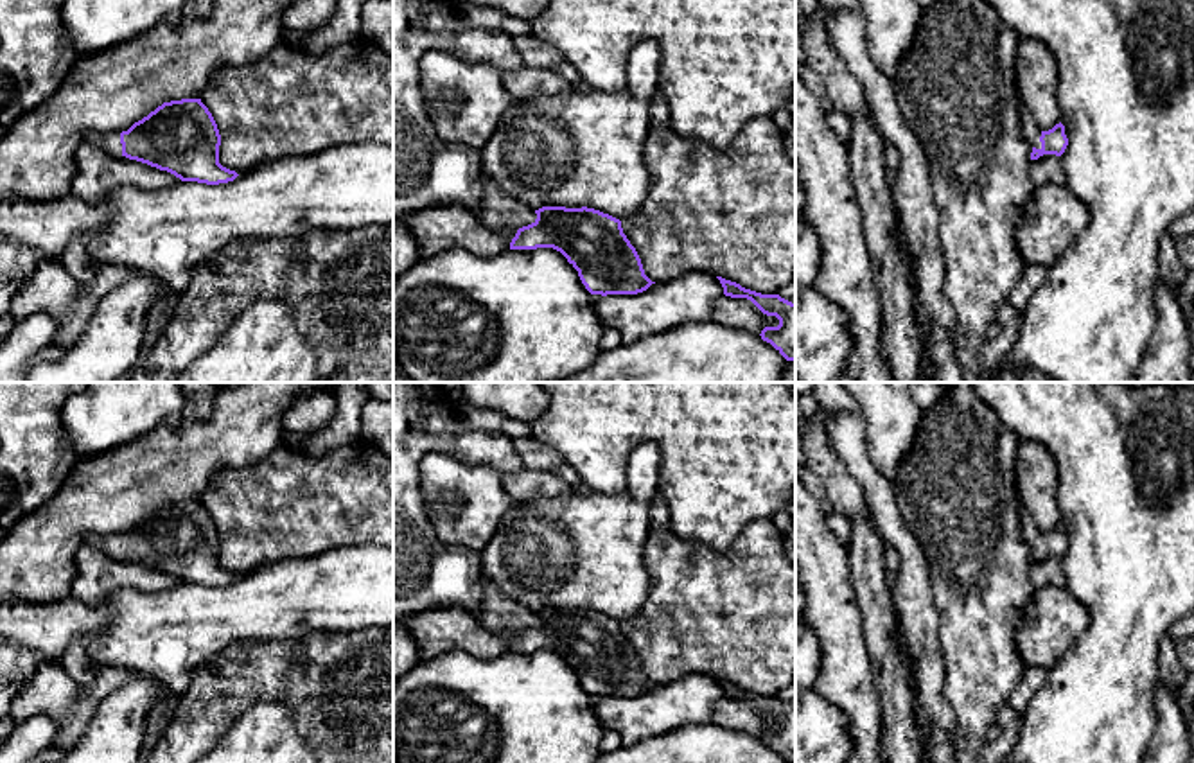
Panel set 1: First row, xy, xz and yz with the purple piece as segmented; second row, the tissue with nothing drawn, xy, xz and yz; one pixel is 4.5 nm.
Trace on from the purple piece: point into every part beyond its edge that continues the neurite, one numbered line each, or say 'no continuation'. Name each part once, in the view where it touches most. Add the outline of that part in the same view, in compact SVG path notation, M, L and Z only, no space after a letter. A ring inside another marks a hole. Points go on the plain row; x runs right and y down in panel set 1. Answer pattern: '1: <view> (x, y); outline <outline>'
1: xz (498, 611); outline M483 576L483 598L478 619L490 630L522 630L535 625L535 612L508 598L490 578Z

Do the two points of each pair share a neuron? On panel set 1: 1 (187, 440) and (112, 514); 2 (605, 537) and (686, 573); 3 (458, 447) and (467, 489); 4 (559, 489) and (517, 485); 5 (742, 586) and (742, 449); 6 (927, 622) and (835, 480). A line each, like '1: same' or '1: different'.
1: same
2: different
3: different
4: same
5: different
6: different

